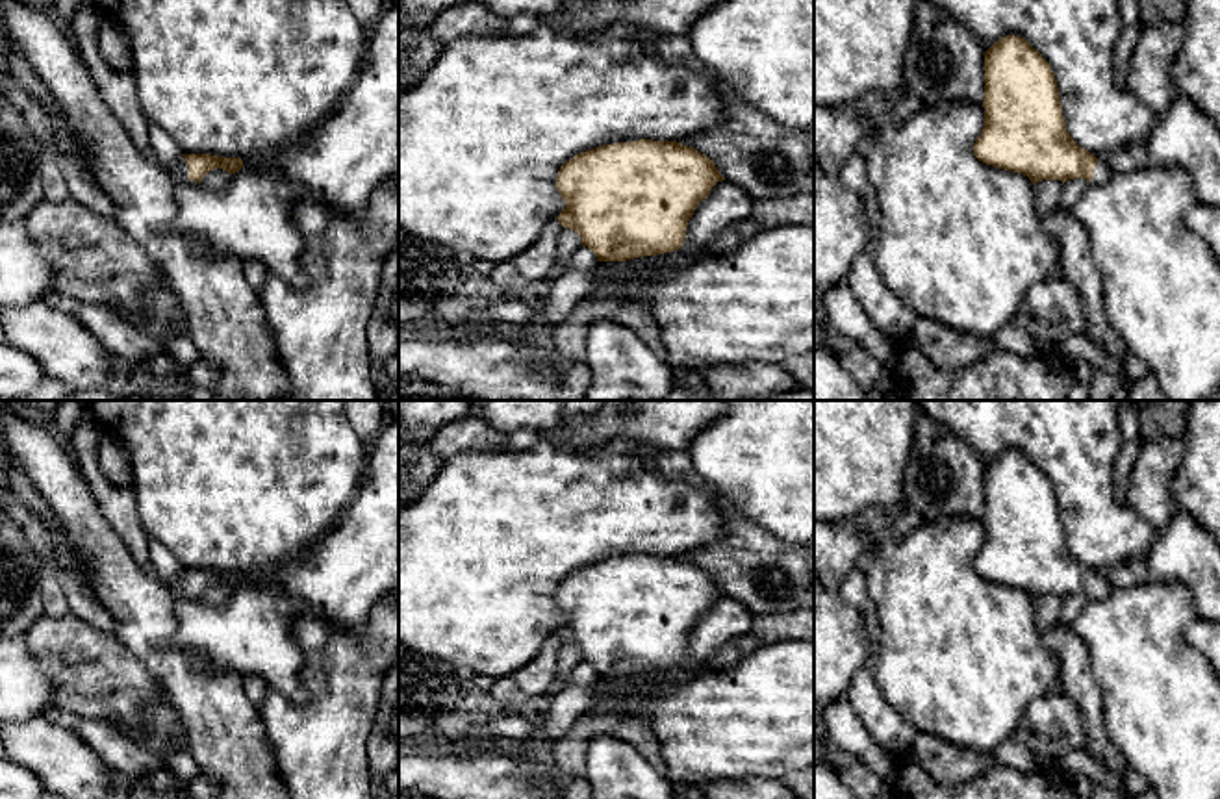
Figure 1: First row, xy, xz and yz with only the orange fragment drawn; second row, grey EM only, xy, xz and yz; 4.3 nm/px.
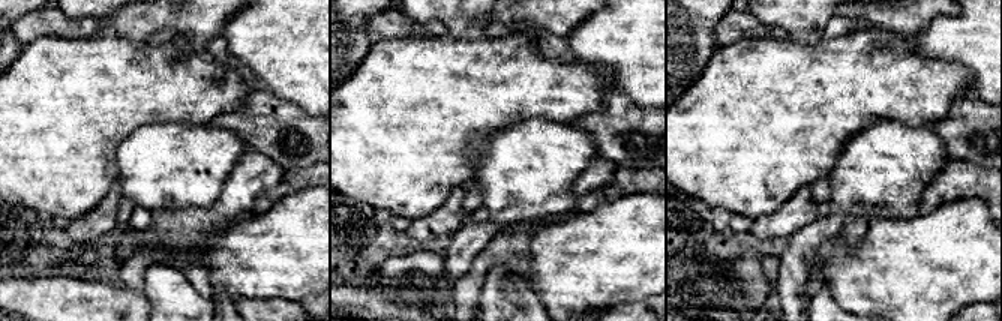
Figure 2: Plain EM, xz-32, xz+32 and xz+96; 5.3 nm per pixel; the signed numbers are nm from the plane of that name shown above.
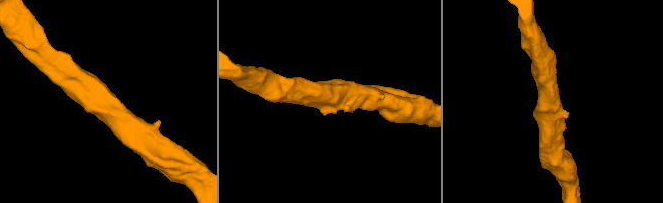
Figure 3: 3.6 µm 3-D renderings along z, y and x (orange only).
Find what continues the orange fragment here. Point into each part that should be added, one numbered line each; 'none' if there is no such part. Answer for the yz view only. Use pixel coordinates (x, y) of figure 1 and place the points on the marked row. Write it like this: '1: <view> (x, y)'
1: yz (1102, 173)

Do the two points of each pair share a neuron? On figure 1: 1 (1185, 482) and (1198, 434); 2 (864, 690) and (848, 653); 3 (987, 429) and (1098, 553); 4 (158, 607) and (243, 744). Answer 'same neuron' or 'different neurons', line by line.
1: same neuron
2: different neurons
3: same neuron
4: same neuron

